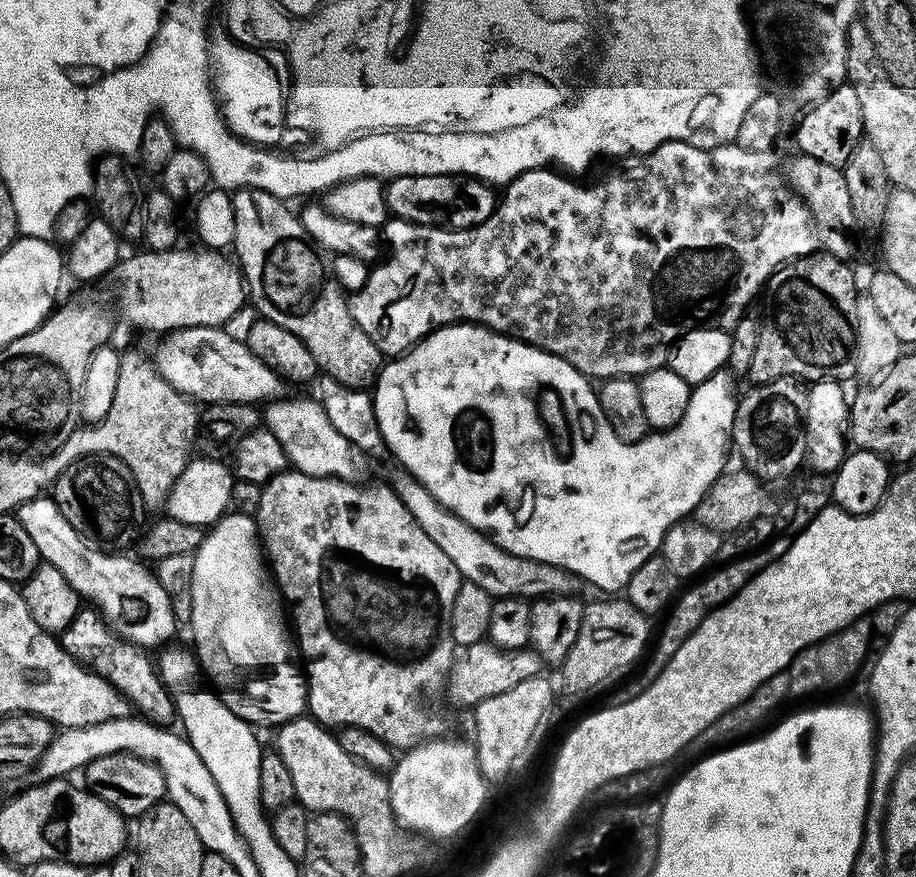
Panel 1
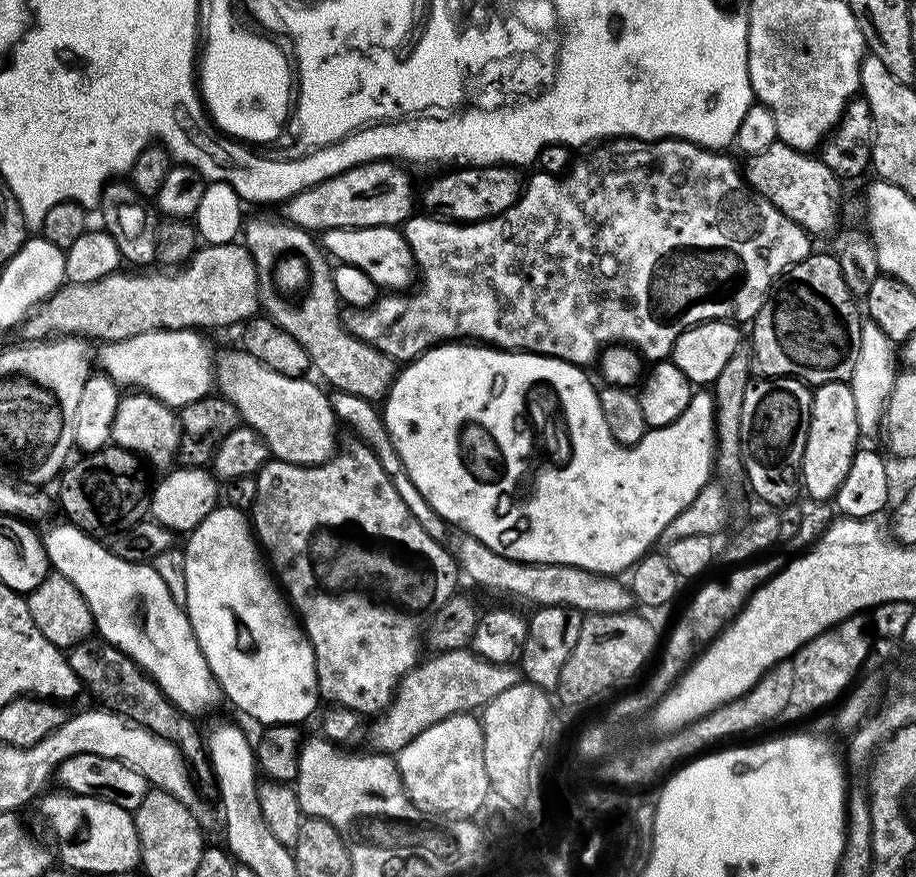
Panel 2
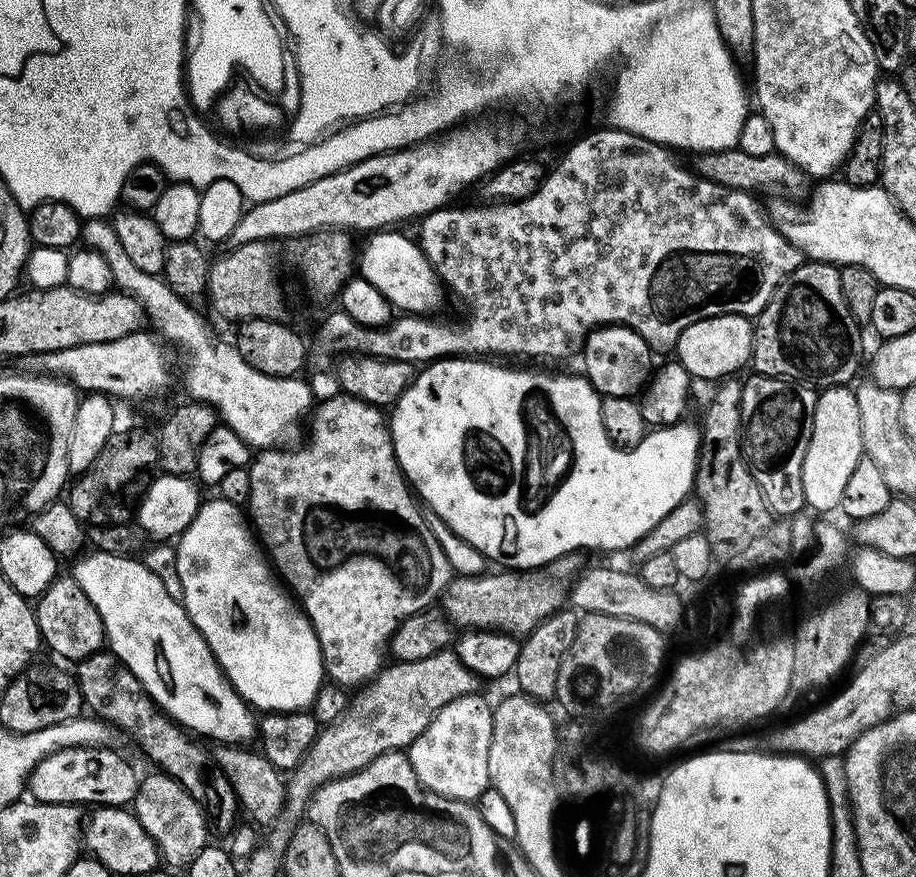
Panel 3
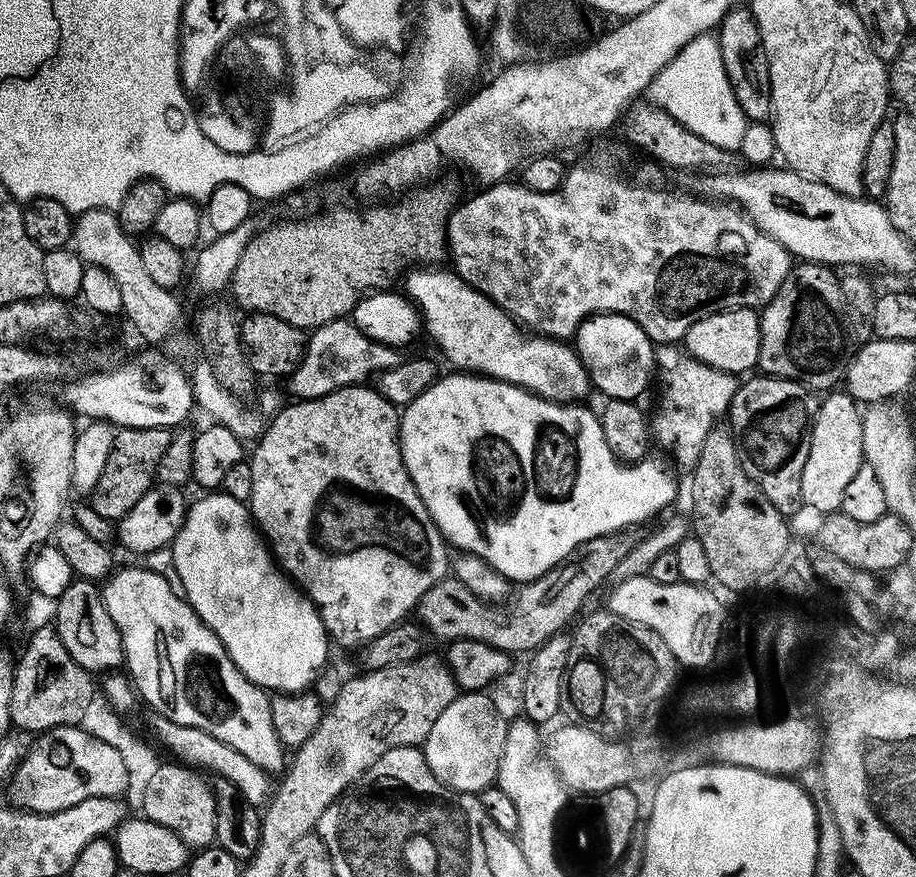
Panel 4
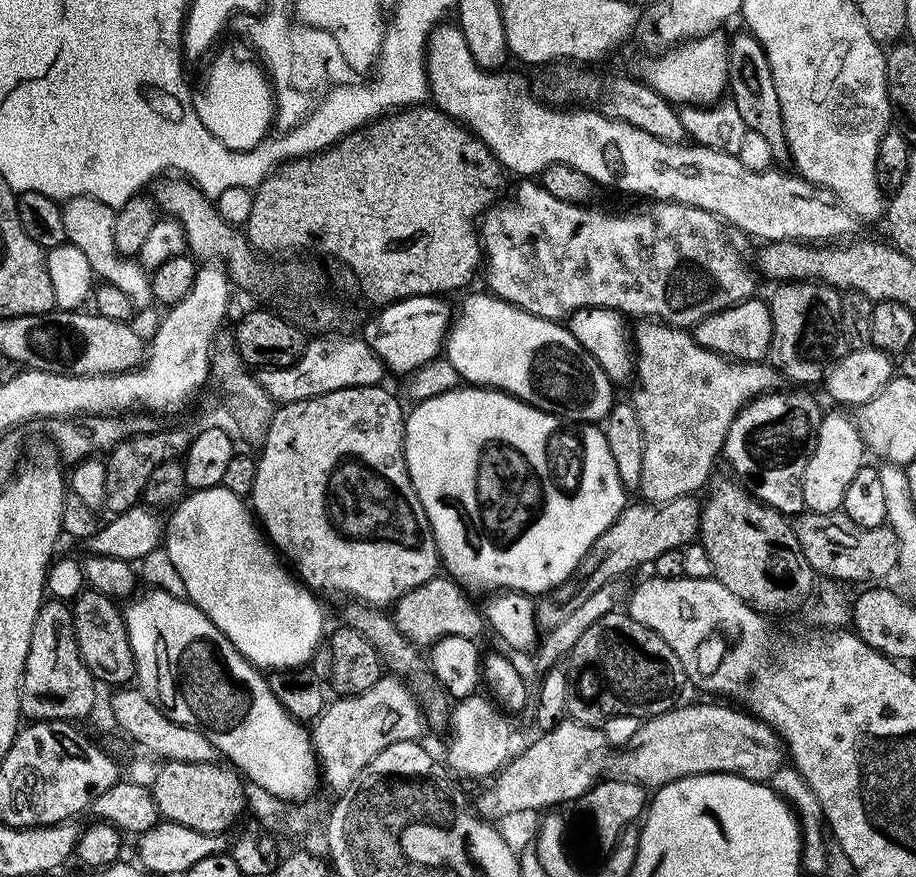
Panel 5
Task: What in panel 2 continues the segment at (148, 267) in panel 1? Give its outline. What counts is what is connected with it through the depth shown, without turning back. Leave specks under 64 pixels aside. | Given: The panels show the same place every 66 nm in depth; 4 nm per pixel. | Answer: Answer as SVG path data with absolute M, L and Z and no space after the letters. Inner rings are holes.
M233 242L224 245L214 245L205 243L203 246L197 247L196 253L191 260L187 261L183 266L177 267L175 270L160 270L164 272L148 272L152 270L132 270L128 273L127 270L121 270L110 274L106 278L98 278L98 282L86 282L85 284L70 284L65 283L52 296L48 296L45 300L37 304L35 308L29 311L24 323L19 325L18 332L21 332L25 341L31 342L34 340L51 340L62 336L78 336L87 338L89 341L107 342L116 341L126 338L132 338L136 334L142 334L146 331L154 331L156 329L177 329L189 328L197 330L207 330L206 328L219 328L225 330L230 327L232 323L244 324L253 319L261 311L260 295L258 294L258 278L256 277L256 267L252 261L252 256L248 253L247 248L243 243Z

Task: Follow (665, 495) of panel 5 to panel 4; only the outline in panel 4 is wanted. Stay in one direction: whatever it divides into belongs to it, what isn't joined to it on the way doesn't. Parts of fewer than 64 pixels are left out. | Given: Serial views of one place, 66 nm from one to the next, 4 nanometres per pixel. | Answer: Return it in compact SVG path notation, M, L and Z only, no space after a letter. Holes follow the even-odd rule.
M691 358L683 359L670 365L664 376L668 383L668 396L661 398L660 409L657 410L656 417L651 417L650 427L655 443L660 443L665 448L663 451L673 461L676 459L685 470L691 470L702 454L702 446L707 442L708 435L731 409L738 380L733 373L714 370Z

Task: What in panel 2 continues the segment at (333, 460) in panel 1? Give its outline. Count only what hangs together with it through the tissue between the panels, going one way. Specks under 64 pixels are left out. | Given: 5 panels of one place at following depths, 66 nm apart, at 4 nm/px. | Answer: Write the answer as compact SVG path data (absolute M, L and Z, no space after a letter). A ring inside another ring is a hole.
M243 350L219 353L215 379L219 393L235 406L241 421L263 438L275 459L316 465L335 455L334 426L338 420L329 393L317 381L278 374Z

